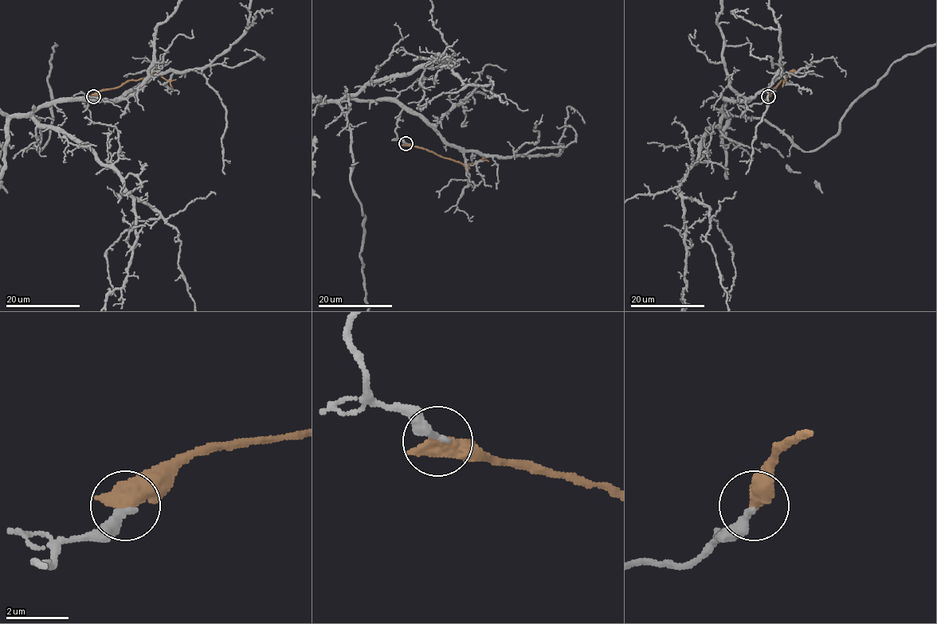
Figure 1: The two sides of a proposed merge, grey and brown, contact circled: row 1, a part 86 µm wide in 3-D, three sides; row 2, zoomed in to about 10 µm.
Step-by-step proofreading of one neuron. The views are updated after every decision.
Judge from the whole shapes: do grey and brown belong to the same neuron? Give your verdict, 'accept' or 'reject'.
reject

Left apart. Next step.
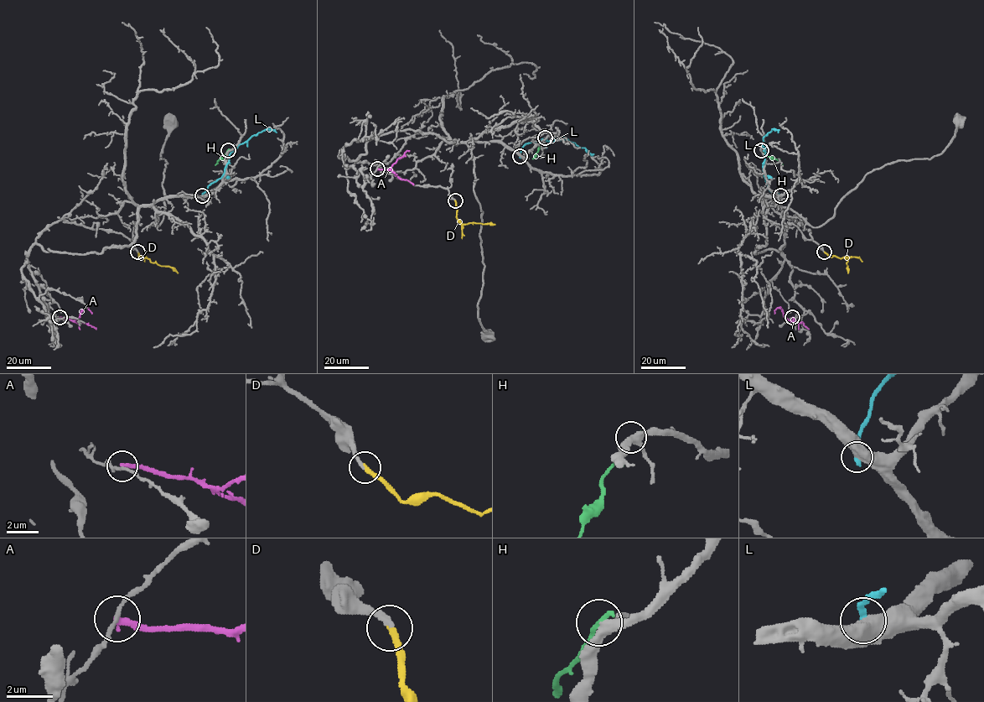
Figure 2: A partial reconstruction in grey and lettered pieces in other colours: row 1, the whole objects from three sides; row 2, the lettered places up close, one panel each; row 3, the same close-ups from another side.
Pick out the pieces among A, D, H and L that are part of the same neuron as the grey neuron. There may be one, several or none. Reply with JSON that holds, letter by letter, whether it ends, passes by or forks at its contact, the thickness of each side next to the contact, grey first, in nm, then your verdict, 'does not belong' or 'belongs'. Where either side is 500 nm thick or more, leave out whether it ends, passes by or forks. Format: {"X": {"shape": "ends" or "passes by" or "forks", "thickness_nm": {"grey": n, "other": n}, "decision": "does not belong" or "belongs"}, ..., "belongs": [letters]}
{"A": {"shape": "ends", "thickness_nm": {"grey": 160, "other": 280}, "decision": "does not belong"}, "D": {"shape": "ends", "thickness_nm": {"grey": 280, "other": 280}, "decision": "belongs"}, "H": {"shape": "ends", "thickness_nm": {"grey": 360, "other": 240}, "decision": "does not belong"}, "L": {"thickness_nm": {"grey": 550, "other": 280}, "decision": "does not belong"}, "belongs": ["D"]}

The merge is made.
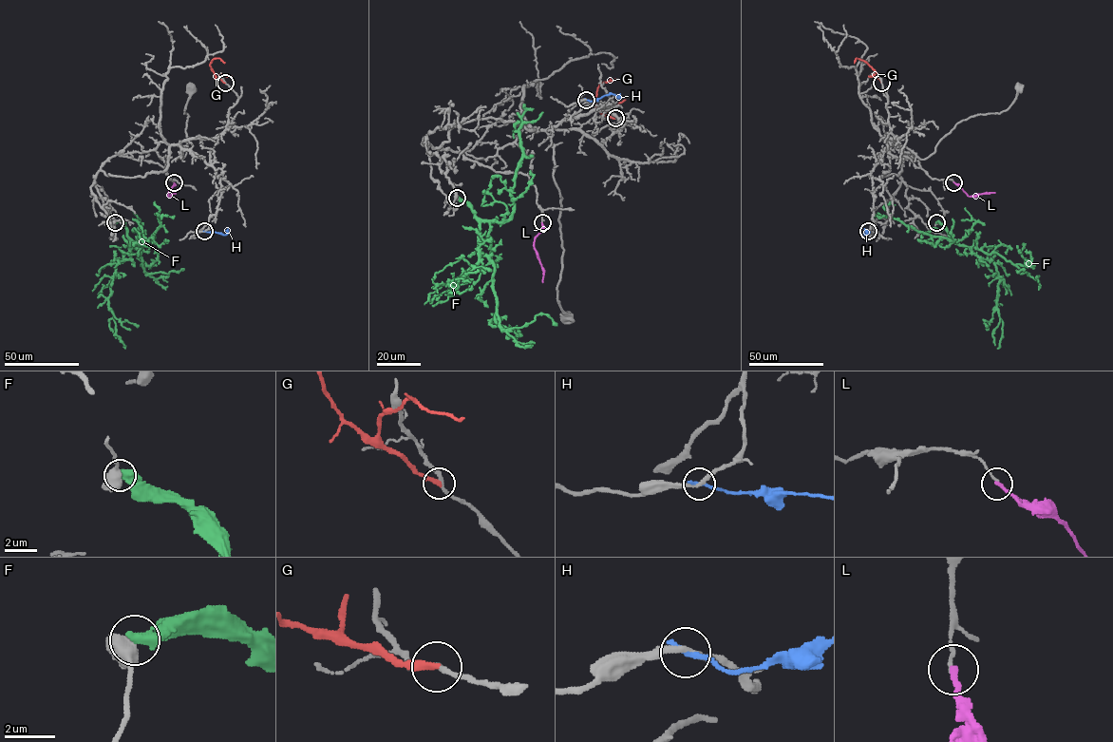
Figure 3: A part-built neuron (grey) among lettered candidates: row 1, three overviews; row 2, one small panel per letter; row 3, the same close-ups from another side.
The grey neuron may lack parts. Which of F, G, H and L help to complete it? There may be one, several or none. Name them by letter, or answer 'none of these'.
none of these

